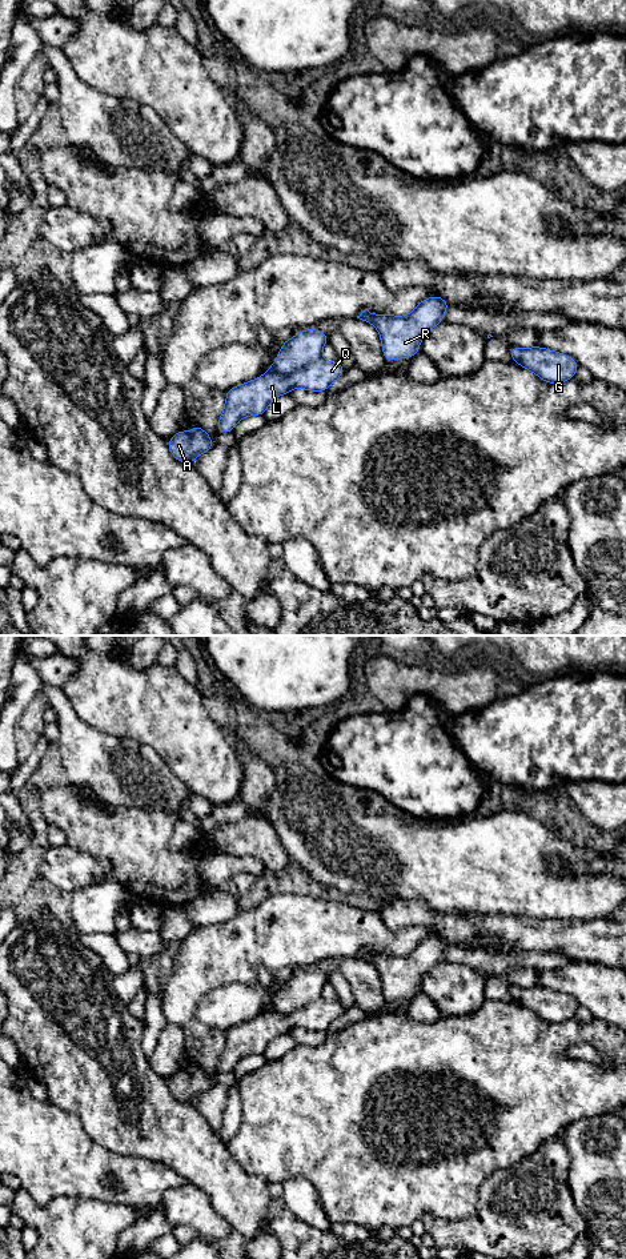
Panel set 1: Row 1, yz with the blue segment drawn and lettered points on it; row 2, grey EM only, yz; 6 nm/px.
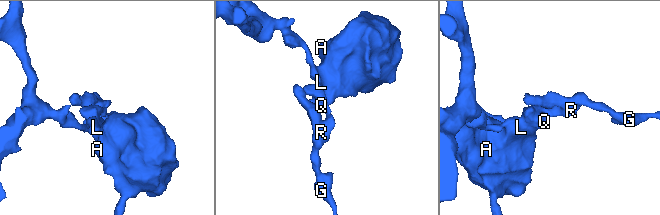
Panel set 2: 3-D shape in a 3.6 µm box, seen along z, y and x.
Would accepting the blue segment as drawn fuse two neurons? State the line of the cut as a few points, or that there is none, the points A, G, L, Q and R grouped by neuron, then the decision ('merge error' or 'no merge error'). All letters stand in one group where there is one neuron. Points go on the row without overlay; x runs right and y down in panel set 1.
cut in yz along (320, 995), (304, 1007), (291, 1013), (265, 1014); A L Q / G R; merge error

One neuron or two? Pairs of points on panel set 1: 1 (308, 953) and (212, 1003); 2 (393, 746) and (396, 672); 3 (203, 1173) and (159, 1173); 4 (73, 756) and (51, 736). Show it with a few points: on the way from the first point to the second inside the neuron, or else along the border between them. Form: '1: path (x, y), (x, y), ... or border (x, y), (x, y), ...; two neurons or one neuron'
1: border (257, 982), (224, 983), (217, 987); two neurons
2: border (422, 696), (414, 694), (404, 706), (386, 712); two neurons
3: border (148, 1158), (171, 1166), (187, 1182); two neurons
4: border (57, 722), (59, 738), (55, 742); two neurons

